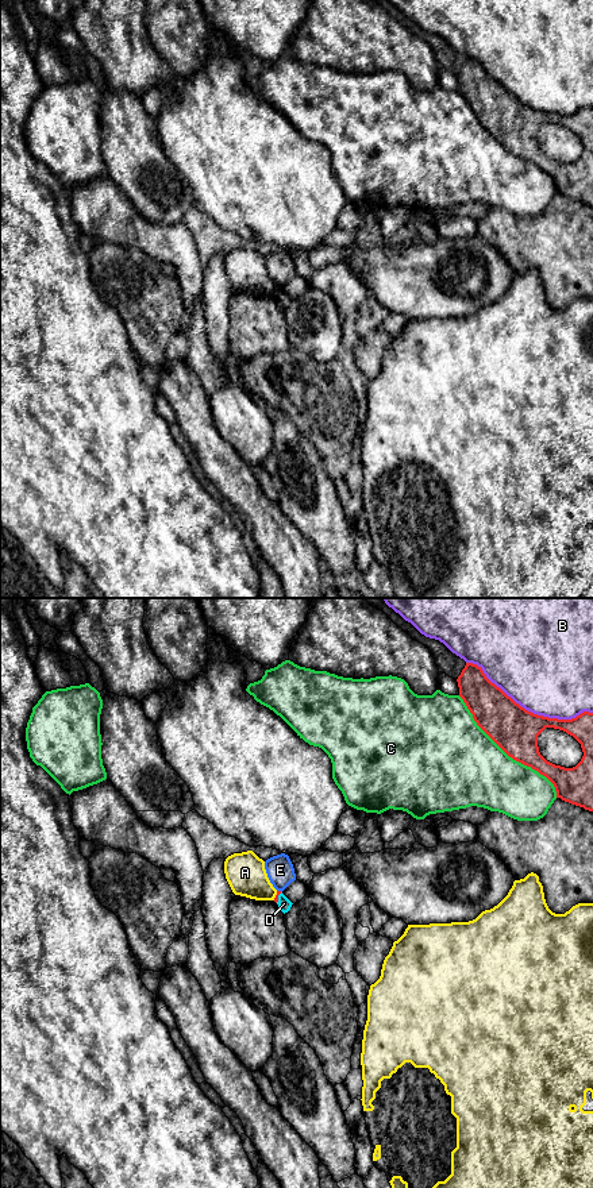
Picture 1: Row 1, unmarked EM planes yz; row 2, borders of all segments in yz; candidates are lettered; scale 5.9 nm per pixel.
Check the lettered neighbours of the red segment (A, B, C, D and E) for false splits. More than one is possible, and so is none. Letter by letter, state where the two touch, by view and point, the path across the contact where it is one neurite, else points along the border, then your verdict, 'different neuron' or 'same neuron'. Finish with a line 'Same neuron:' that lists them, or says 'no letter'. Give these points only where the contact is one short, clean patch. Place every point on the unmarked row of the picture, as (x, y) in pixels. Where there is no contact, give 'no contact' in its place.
A: contact yz (276, 290); different neuron
B: contact yz (527, 105); different neuron
C: contact yz (507, 149); different neuron
D: contact yz (277, 293); border yz (281, 288), (276, 297); different neuron
E: contact yz (280, 286); different neuron
Same neuron: no letter

